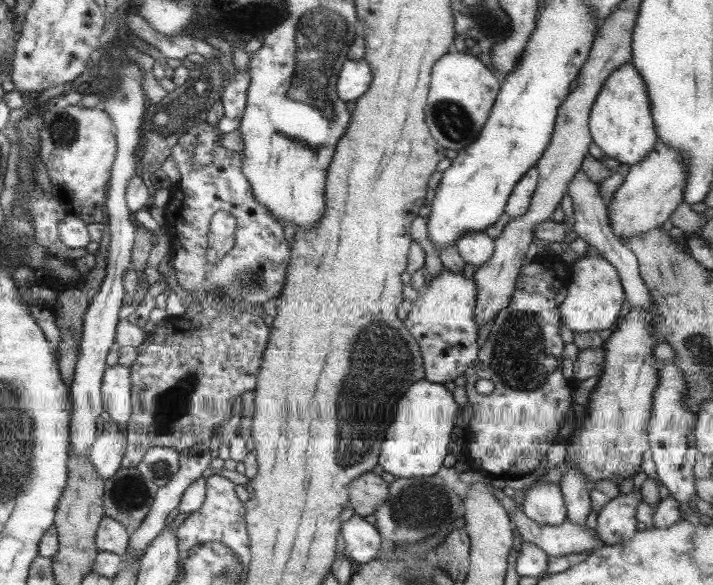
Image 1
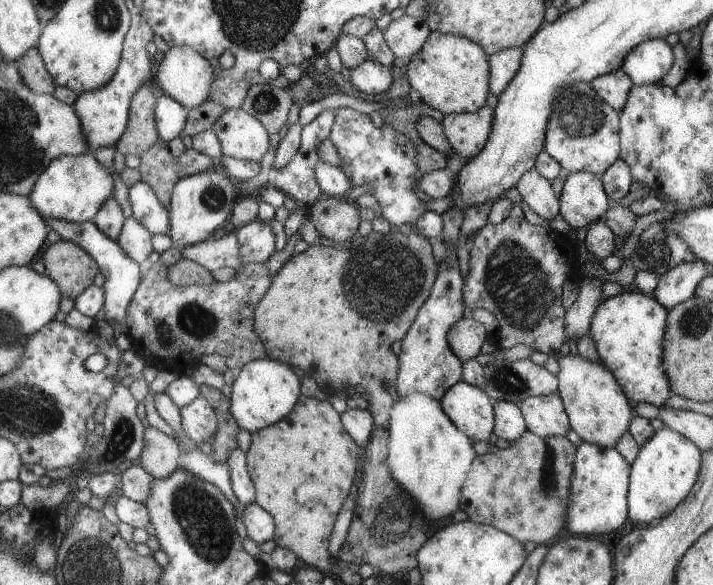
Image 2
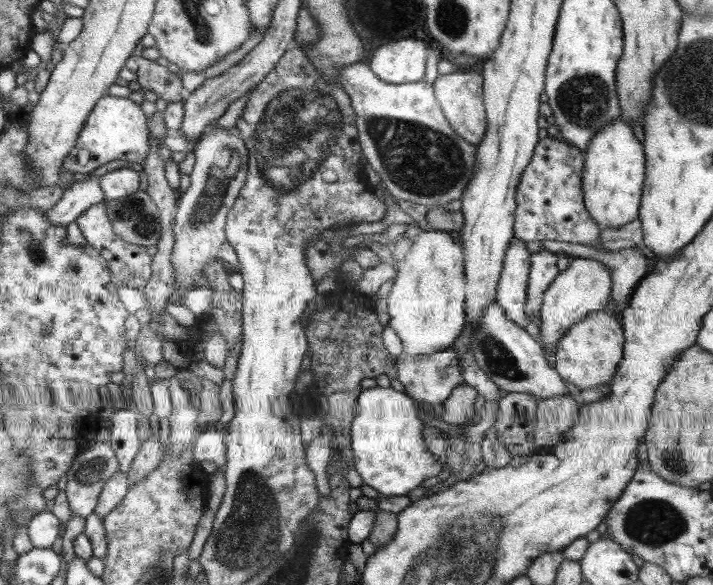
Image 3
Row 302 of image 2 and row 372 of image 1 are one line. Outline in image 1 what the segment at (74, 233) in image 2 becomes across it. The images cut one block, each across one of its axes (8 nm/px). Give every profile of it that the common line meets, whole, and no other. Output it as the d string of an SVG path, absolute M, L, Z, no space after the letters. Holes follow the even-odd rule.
M112 361L104 371L101 382L103 408L116 422L124 434L127 434L131 407L131 374L129 367L120 366Z

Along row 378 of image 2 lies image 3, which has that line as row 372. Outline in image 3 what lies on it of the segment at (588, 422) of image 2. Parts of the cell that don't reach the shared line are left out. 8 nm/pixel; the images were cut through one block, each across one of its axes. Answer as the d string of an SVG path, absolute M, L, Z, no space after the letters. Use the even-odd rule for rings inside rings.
M604 310L596 311L572 326L559 341L559 348L555 353L555 369L565 382L574 384L580 391L609 385L622 364L624 335L620 322L612 314Z

